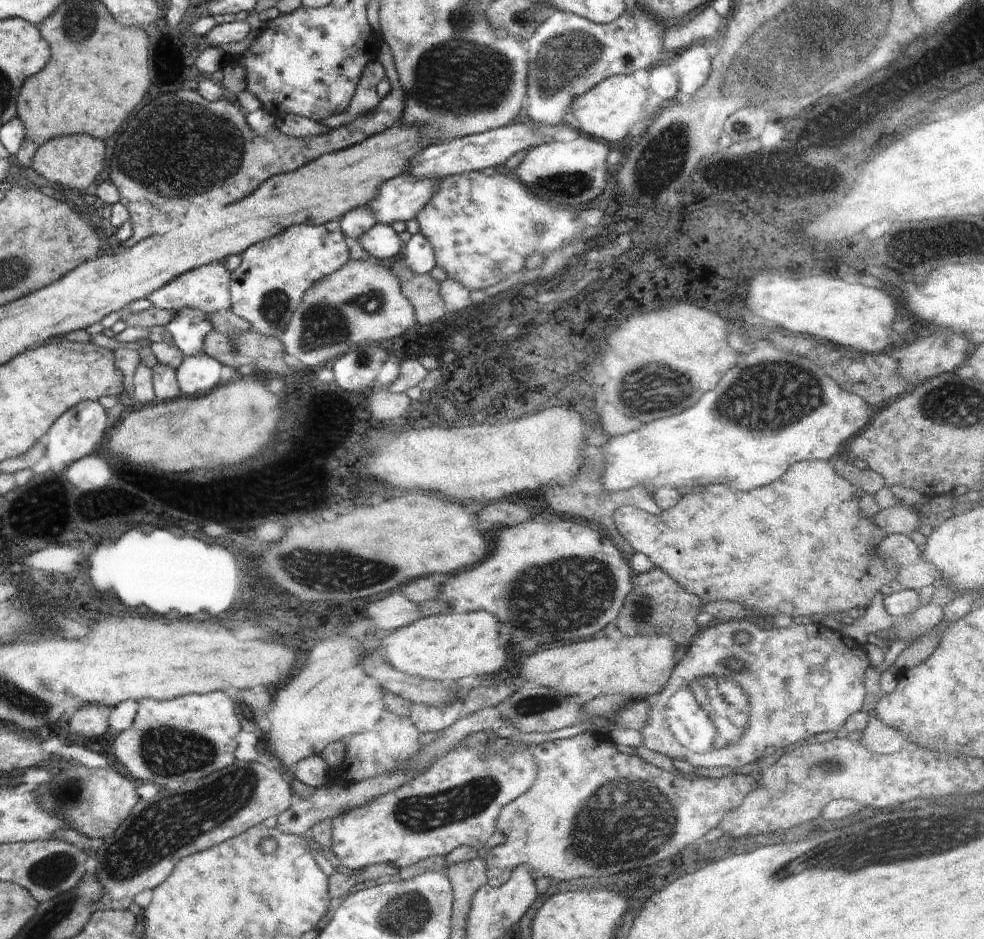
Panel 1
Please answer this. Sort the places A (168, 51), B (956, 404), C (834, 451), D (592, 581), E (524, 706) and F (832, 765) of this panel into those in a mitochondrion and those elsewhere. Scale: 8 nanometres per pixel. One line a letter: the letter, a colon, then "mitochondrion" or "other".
A: mitochondrion
B: mitochondrion
C: other
D: mitochondrion
E: mitochondrion
F: mitochondrion

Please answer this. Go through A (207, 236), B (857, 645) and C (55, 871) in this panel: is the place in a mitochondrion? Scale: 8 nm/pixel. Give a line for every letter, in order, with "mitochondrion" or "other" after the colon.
A: other
B: other
C: mitochondrion

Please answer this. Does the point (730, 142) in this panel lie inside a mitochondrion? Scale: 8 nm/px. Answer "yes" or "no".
no

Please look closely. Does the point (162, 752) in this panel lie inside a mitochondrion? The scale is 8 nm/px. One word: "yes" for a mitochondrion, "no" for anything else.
yes

